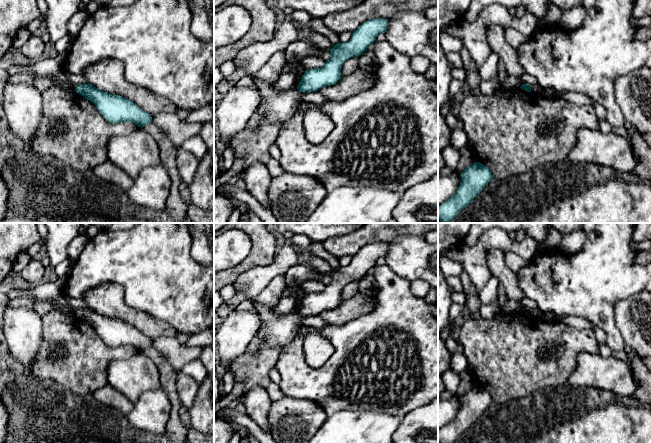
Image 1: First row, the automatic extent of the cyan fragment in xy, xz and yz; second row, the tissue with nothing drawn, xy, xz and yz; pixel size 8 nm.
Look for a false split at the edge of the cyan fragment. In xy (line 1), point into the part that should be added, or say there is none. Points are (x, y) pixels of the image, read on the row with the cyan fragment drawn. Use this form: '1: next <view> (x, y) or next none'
1: next none

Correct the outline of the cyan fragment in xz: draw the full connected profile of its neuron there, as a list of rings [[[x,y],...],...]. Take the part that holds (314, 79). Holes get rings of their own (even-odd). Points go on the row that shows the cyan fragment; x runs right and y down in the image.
[[[370,19],[362,23],[353,33],[349,41],[334,45],[329,51],[331,58],[321,68],[306,70],[297,86],[300,92],[316,92],[326,86],[335,85],[341,78],[343,63],[362,55],[374,44],[380,33],[388,29],[388,19]]]

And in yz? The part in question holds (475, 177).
[[[474,162],[461,173],[461,183],[455,194],[438,207],[438,219],[449,223],[484,189],[493,178],[490,169]]]

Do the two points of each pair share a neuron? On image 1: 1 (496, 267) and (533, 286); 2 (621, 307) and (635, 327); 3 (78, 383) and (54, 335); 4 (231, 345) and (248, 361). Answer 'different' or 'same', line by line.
1: different
2: same
3: same
4: different

